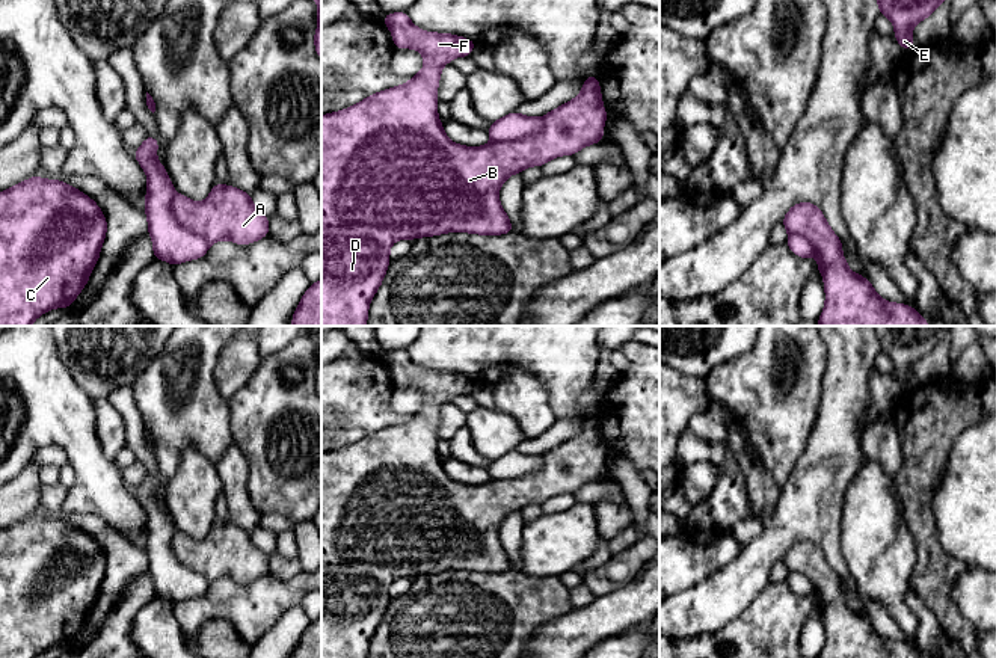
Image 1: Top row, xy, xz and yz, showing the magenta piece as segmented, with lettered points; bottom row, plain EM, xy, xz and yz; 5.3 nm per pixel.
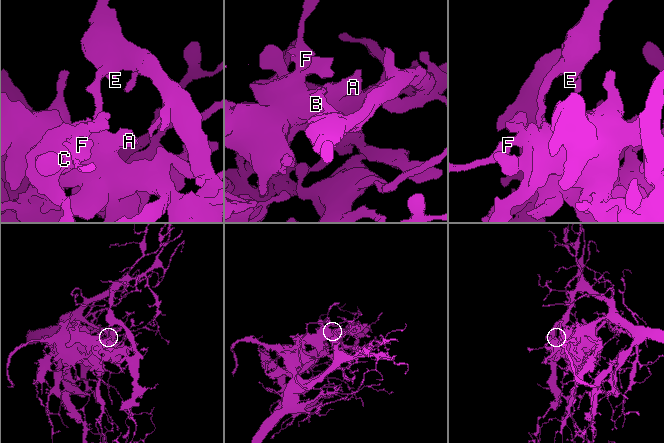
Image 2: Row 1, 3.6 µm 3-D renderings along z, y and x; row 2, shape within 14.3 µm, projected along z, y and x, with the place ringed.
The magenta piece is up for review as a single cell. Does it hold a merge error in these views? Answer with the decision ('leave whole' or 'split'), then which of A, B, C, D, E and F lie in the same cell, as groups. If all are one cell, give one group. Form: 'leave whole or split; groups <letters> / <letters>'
split; groups A B C D F / E

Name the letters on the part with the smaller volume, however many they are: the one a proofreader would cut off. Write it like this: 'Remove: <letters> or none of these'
Remove: A, B, C, D, F

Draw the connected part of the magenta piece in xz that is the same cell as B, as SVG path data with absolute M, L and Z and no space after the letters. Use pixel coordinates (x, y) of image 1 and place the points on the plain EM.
M406 350L386 352L386 355L380 361L389 365L394 385L413 386L420 389L424 394L424 404L406 423L376 430L352 445L321 454L321 658L368 658L368 643L373 638L374 631L382 623L383 614L391 599L389 586L394 583L395 578L415 578L420 575L432 575L453 569L481 573L500 573L512 570L513 566L510 557L503 548L498 536L501 522L510 513L521 512L530 504L543 504L546 500L555 495L573 494L584 484L599 481L602 478L604 462L607 459L607 450L602 442L599 418L593 412L590 412L584 420L578 435L540 456L542 465L537 471L518 478L490 480L484 484L457 483L445 474L442 460L438 456L438 423L441 417L441 407L454 395L469 394L475 385L475 380L457 373L424 370L412 362Z

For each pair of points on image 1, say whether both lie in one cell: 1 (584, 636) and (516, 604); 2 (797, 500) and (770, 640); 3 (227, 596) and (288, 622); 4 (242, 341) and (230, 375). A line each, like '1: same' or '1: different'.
1: different
2: different
3: different
4: same

